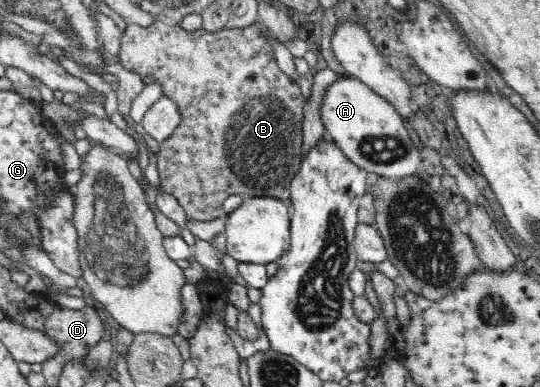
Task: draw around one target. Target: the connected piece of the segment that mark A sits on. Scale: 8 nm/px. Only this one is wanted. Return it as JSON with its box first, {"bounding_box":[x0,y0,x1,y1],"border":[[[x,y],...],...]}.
{"bounding_box":[321,75,421,178],"border":[[[339,75],[325,91],[321,120],[327,137],[341,152],[371,177],[404,178],[421,169],[419,149],[413,143],[401,115],[387,99],[355,77]]]}

